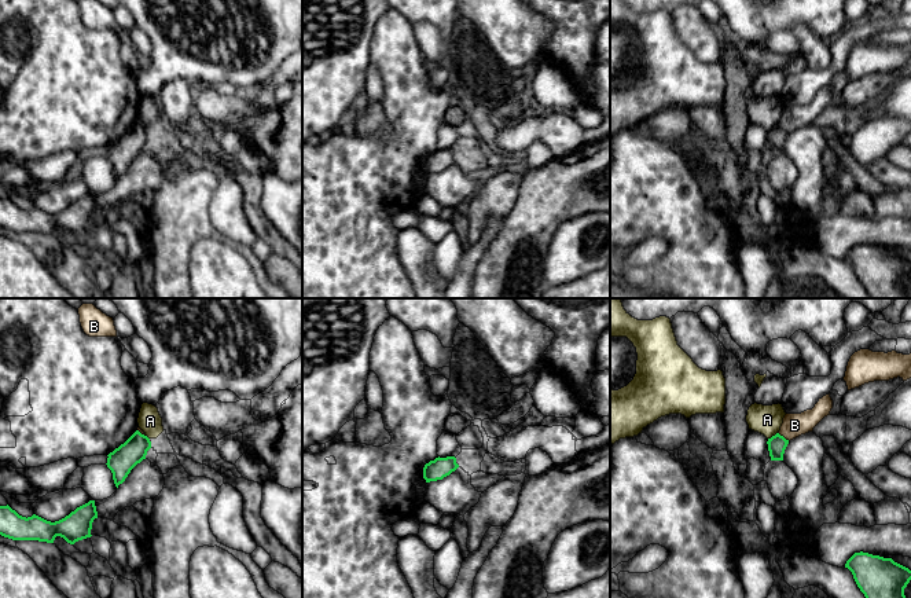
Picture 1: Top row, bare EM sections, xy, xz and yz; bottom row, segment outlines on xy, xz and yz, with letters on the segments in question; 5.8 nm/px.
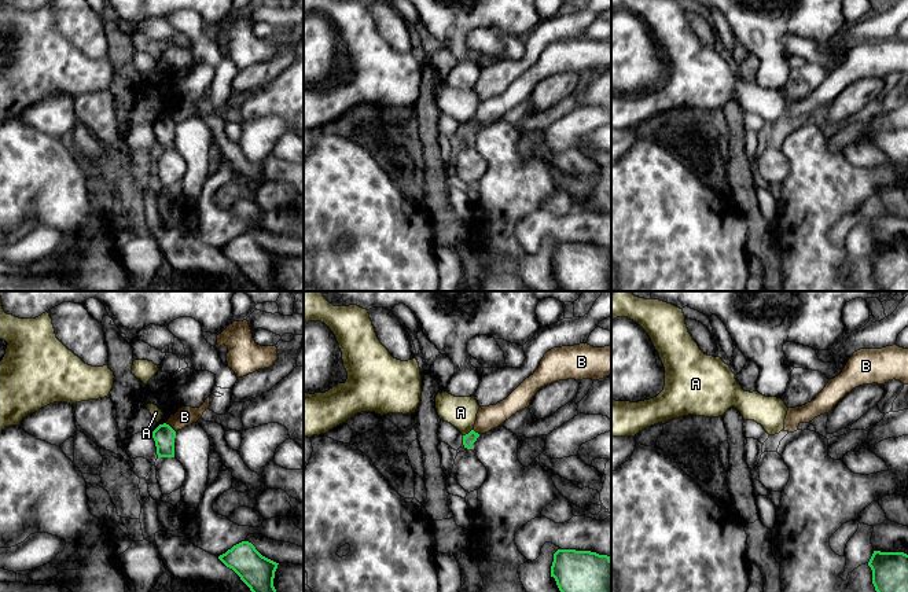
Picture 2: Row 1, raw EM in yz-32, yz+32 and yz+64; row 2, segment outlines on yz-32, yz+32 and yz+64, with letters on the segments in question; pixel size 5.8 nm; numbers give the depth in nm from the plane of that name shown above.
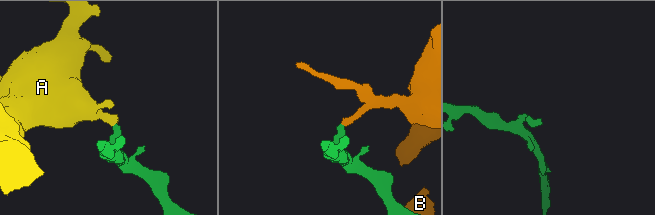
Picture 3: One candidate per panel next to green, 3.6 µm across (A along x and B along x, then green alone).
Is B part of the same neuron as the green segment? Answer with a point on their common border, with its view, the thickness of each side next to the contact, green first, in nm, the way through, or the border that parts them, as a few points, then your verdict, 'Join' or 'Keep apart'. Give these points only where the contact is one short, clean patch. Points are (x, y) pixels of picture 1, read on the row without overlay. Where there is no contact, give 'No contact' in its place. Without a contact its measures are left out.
Touches green at yz (782, 128). Thickness 110 nm (green) against 140 nm. Boundary: yz (778, 125), (789, 132). Keep apart

